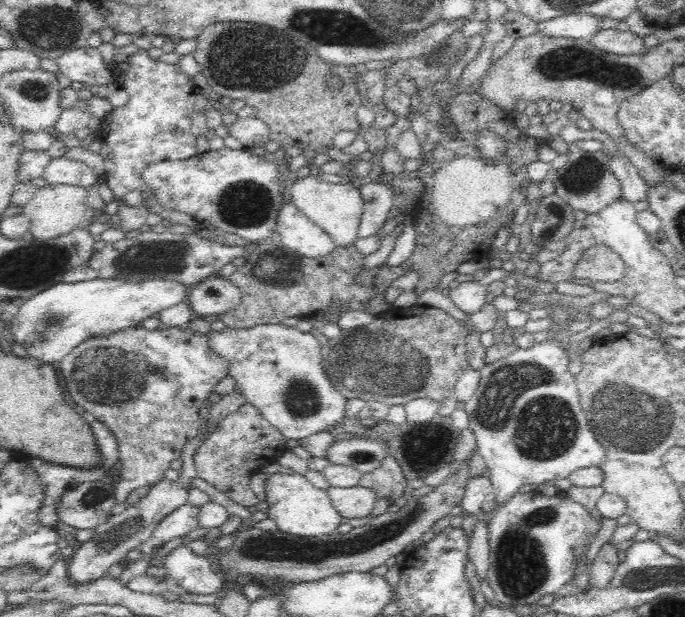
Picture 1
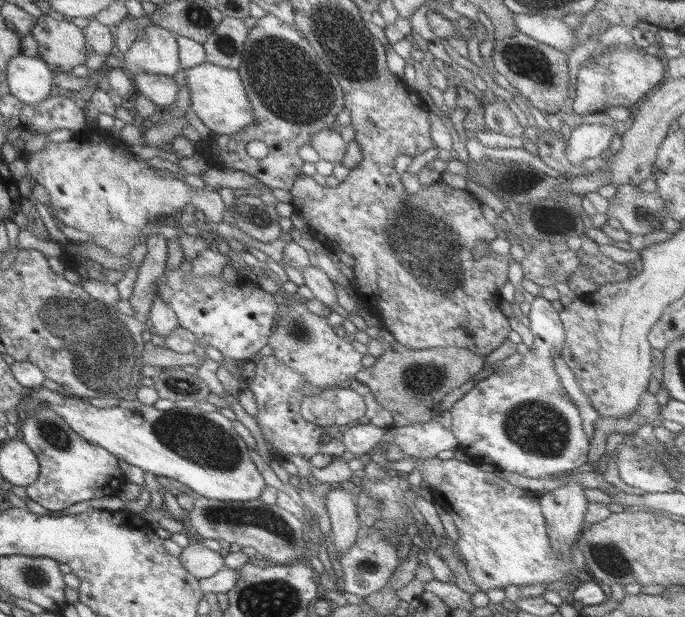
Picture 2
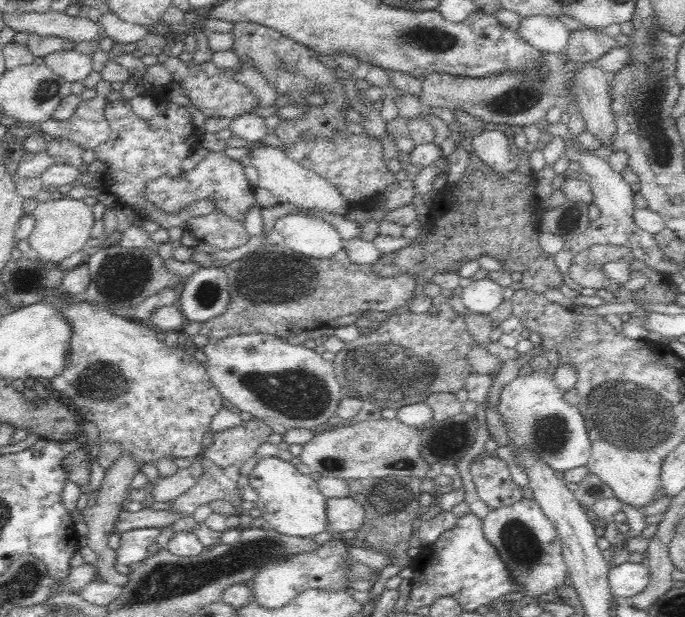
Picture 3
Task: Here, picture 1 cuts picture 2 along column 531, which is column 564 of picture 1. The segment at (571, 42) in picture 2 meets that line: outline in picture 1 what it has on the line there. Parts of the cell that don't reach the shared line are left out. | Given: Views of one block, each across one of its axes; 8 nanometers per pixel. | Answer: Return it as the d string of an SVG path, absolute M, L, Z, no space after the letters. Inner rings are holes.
M590 13L565 14L537 23L537 30L546 37L590 39L601 30L601 19Z

